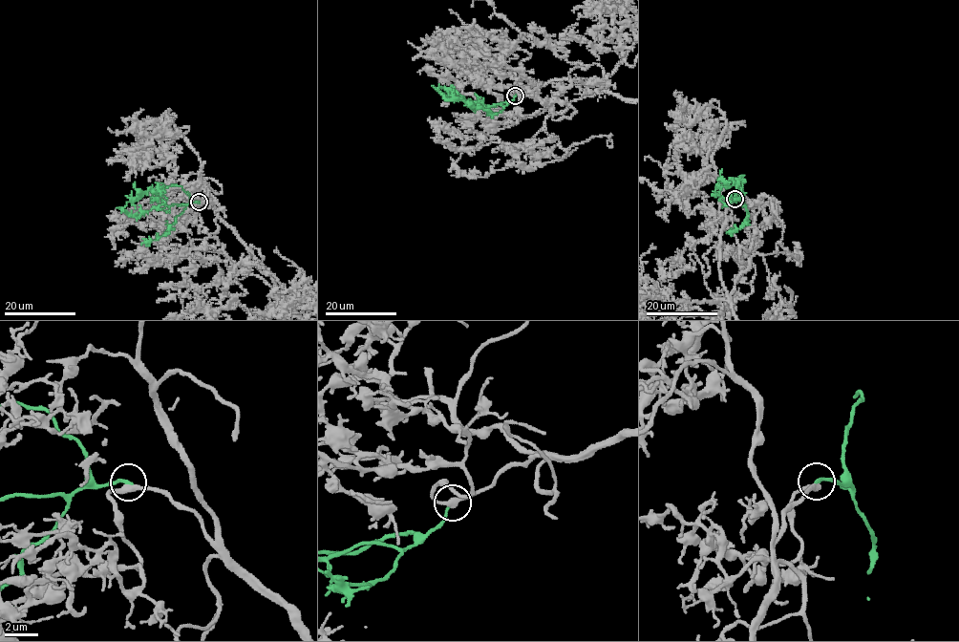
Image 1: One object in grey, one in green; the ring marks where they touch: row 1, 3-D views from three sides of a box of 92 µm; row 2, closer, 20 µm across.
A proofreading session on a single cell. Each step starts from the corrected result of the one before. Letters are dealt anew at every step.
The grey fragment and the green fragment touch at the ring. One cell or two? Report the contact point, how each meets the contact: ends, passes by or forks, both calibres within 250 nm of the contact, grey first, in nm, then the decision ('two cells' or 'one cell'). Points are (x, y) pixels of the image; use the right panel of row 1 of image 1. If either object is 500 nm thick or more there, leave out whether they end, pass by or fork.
at (735, 199); grey passes by; green ends there; 340 nm thick on the grey side, 220 nm on the other; one cell

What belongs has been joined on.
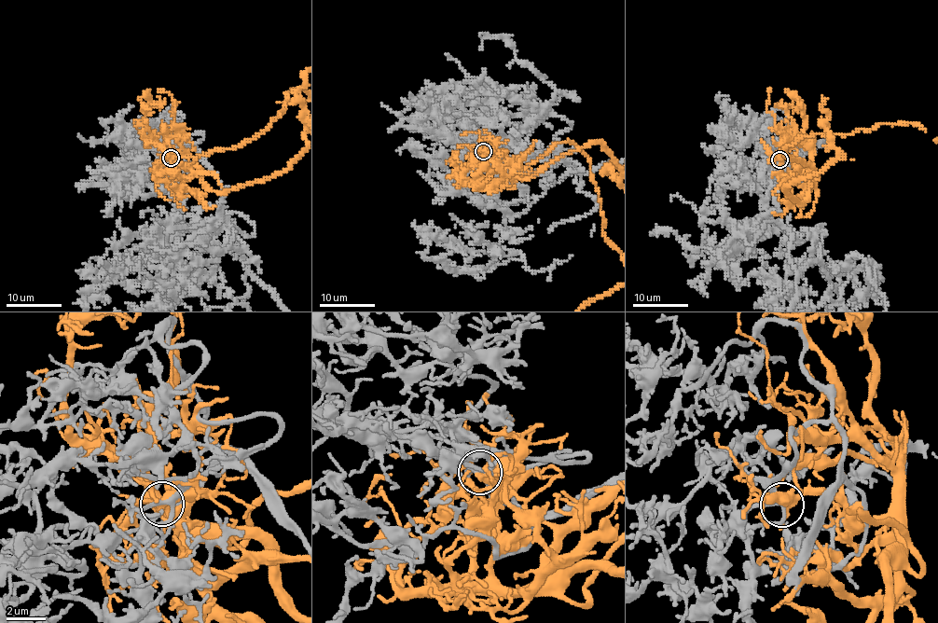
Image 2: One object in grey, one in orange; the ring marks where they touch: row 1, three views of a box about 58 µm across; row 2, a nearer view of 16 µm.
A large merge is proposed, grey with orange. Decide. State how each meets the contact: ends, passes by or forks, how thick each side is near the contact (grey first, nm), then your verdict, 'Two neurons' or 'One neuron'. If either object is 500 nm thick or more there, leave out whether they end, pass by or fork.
At the ring grey forks. At the ring orange forks. Thickness 200 nm (grey) against 320 nm. Two neurons

